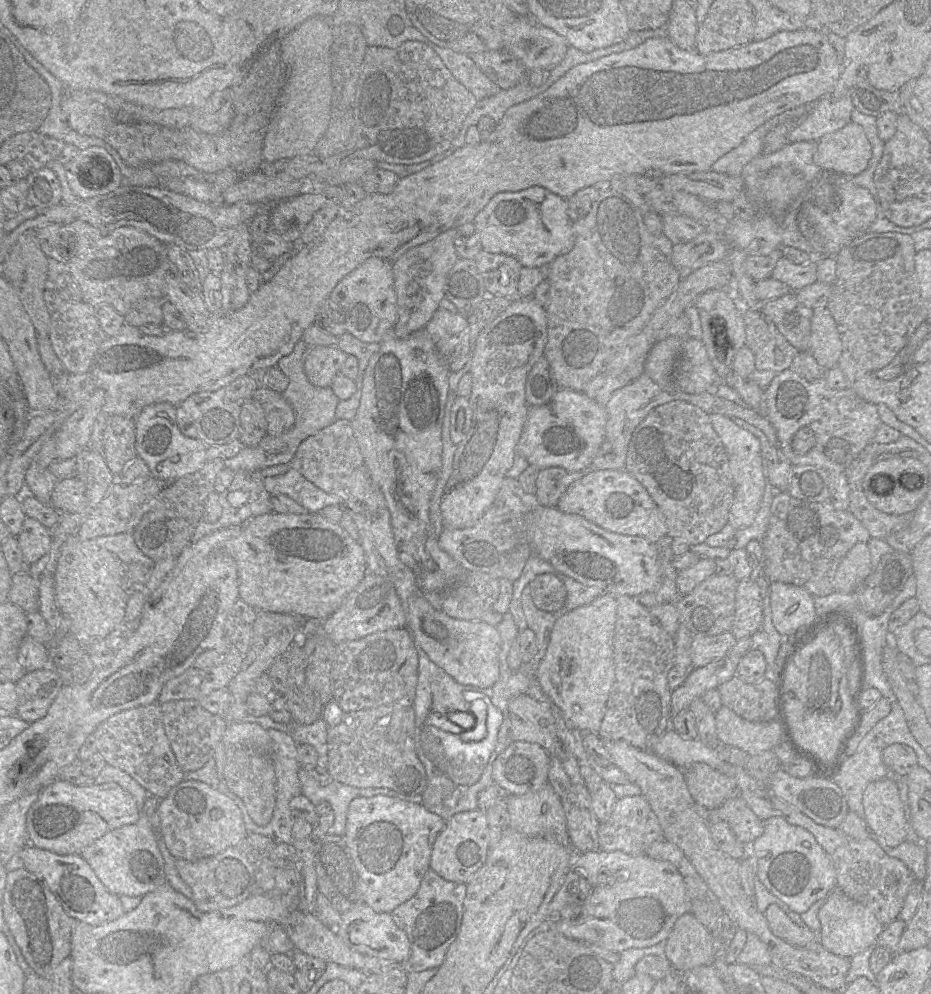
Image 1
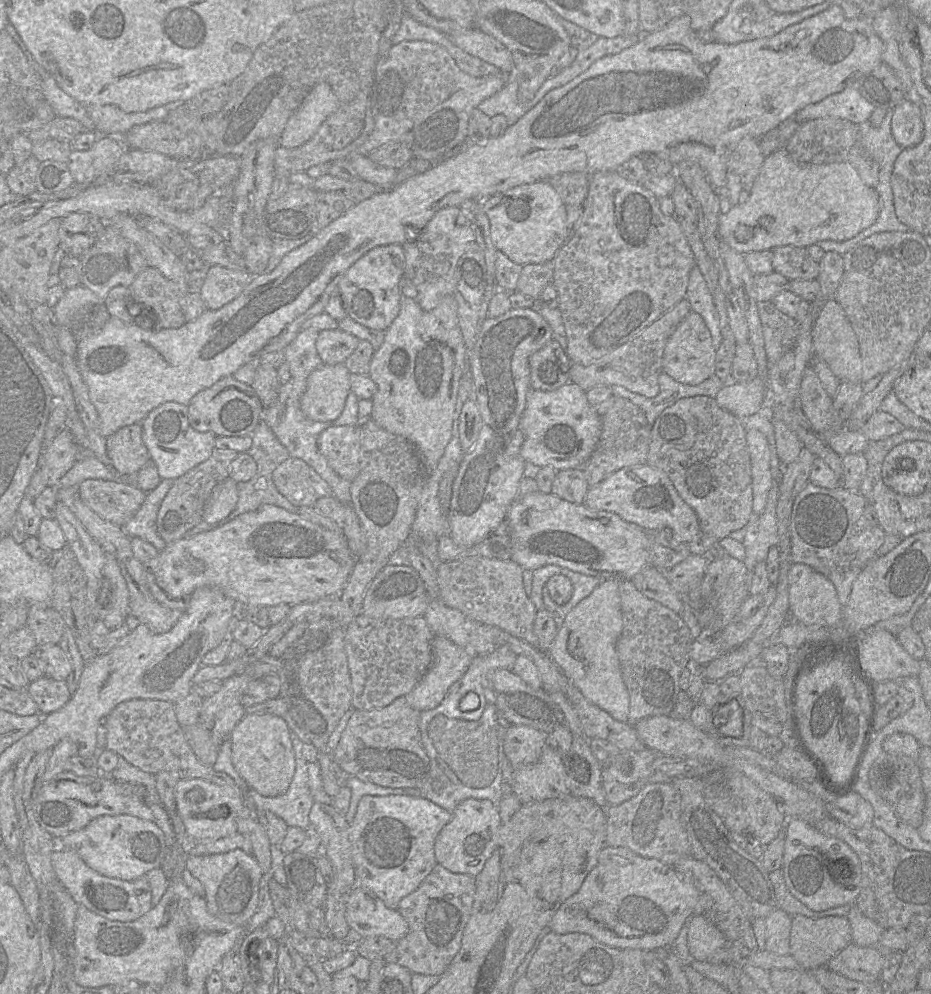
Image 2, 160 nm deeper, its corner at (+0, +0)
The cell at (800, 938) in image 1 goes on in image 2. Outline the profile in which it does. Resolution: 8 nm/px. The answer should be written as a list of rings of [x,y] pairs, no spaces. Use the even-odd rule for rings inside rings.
[[[792,916],[789,955],[803,969],[825,967],[830,959],[851,943],[847,917],[811,919]]]

